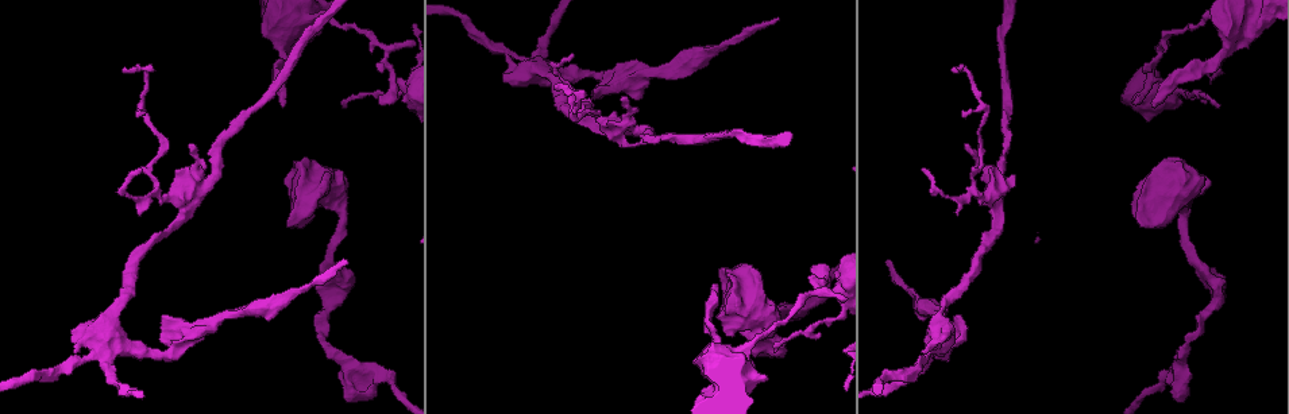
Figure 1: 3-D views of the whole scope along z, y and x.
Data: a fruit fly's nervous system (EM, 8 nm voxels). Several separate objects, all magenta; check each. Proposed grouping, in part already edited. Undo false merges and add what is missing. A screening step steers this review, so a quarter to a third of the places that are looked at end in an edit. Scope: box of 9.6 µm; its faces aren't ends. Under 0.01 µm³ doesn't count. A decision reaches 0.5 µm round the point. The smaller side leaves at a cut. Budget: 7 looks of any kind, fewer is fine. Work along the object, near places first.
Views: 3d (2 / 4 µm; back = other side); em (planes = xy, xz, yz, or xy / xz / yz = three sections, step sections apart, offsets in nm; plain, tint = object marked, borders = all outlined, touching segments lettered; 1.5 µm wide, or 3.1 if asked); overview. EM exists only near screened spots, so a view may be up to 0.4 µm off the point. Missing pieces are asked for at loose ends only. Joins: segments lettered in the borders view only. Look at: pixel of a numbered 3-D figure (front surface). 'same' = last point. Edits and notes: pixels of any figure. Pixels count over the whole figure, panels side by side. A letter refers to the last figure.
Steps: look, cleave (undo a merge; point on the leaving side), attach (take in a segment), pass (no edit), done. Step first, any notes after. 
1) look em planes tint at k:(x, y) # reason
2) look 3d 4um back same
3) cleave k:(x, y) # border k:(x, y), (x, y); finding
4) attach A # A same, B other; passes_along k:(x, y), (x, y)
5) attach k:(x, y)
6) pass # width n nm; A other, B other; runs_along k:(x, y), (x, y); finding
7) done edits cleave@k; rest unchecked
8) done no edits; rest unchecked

look em xz step 8 borders at 1:(395, 78) # sudden change in width

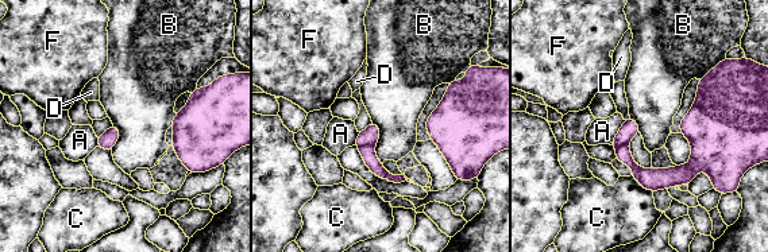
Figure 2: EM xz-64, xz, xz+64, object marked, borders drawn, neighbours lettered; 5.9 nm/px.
cleave 2:(369, 156) # width 100 nm; A other, B other, C other, D other, F other; border 2:(374, 144), (359, 148); a second neuron is stuck on

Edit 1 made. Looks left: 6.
look overview # see it whole again

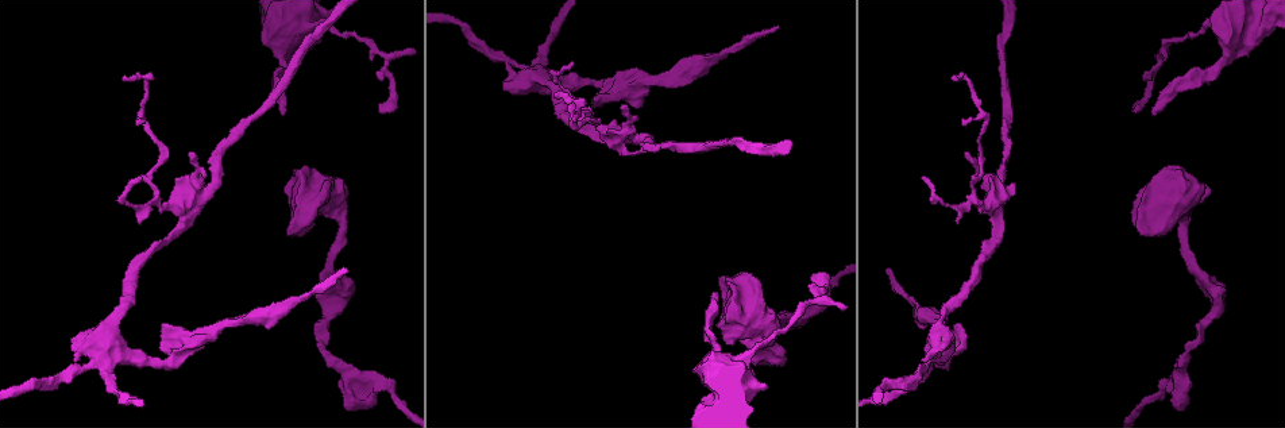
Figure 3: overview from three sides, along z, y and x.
look 3d 4um at 3:(338, 216) # calibre changes

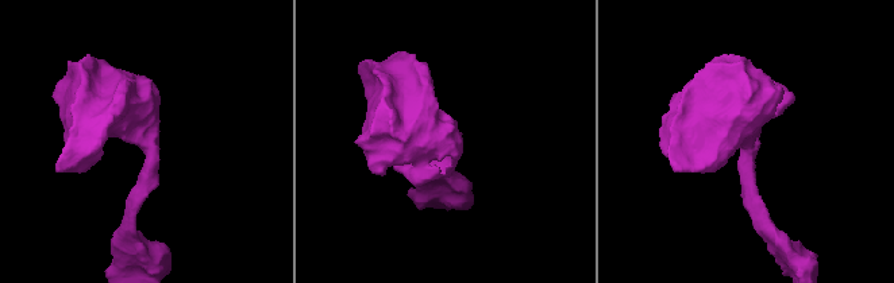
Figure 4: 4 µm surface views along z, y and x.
look em planes tint at 4:(750, 141) # need the tissue

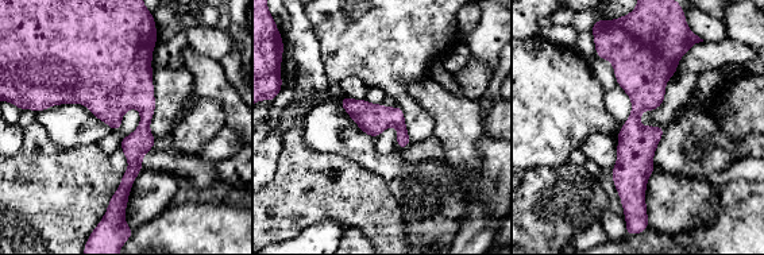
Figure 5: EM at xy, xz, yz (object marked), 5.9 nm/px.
look em planes borders same

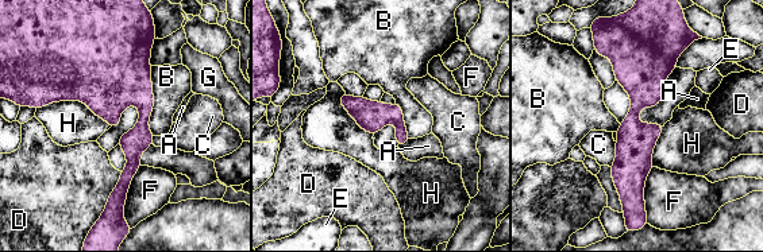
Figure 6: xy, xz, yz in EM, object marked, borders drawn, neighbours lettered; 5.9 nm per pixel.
pass # A other, B other, C other, D other, E other, F other, G other, H other; runs_along 6:(632, 43), (634, 194), (642, 202); continuous, no second neuron

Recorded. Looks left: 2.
look em planes plain at 3:(889, 268) # long arm stops here

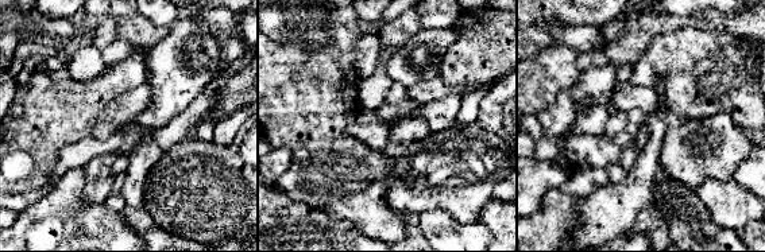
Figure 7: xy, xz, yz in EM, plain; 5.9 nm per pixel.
look em planes borders same # what lies round it

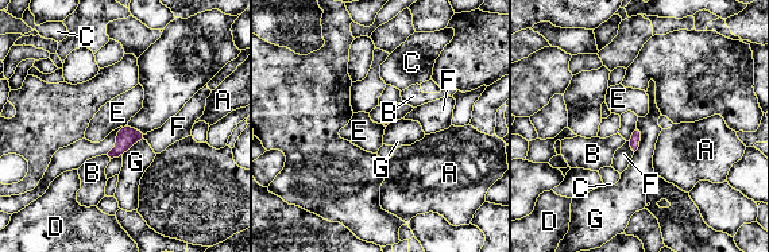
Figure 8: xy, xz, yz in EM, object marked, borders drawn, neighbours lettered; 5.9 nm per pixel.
attach F # A other, B other, C other, D other, E other, F same, G other; it goes on there

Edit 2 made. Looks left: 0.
done edits cleave@2, attach@8; rest unchecked

